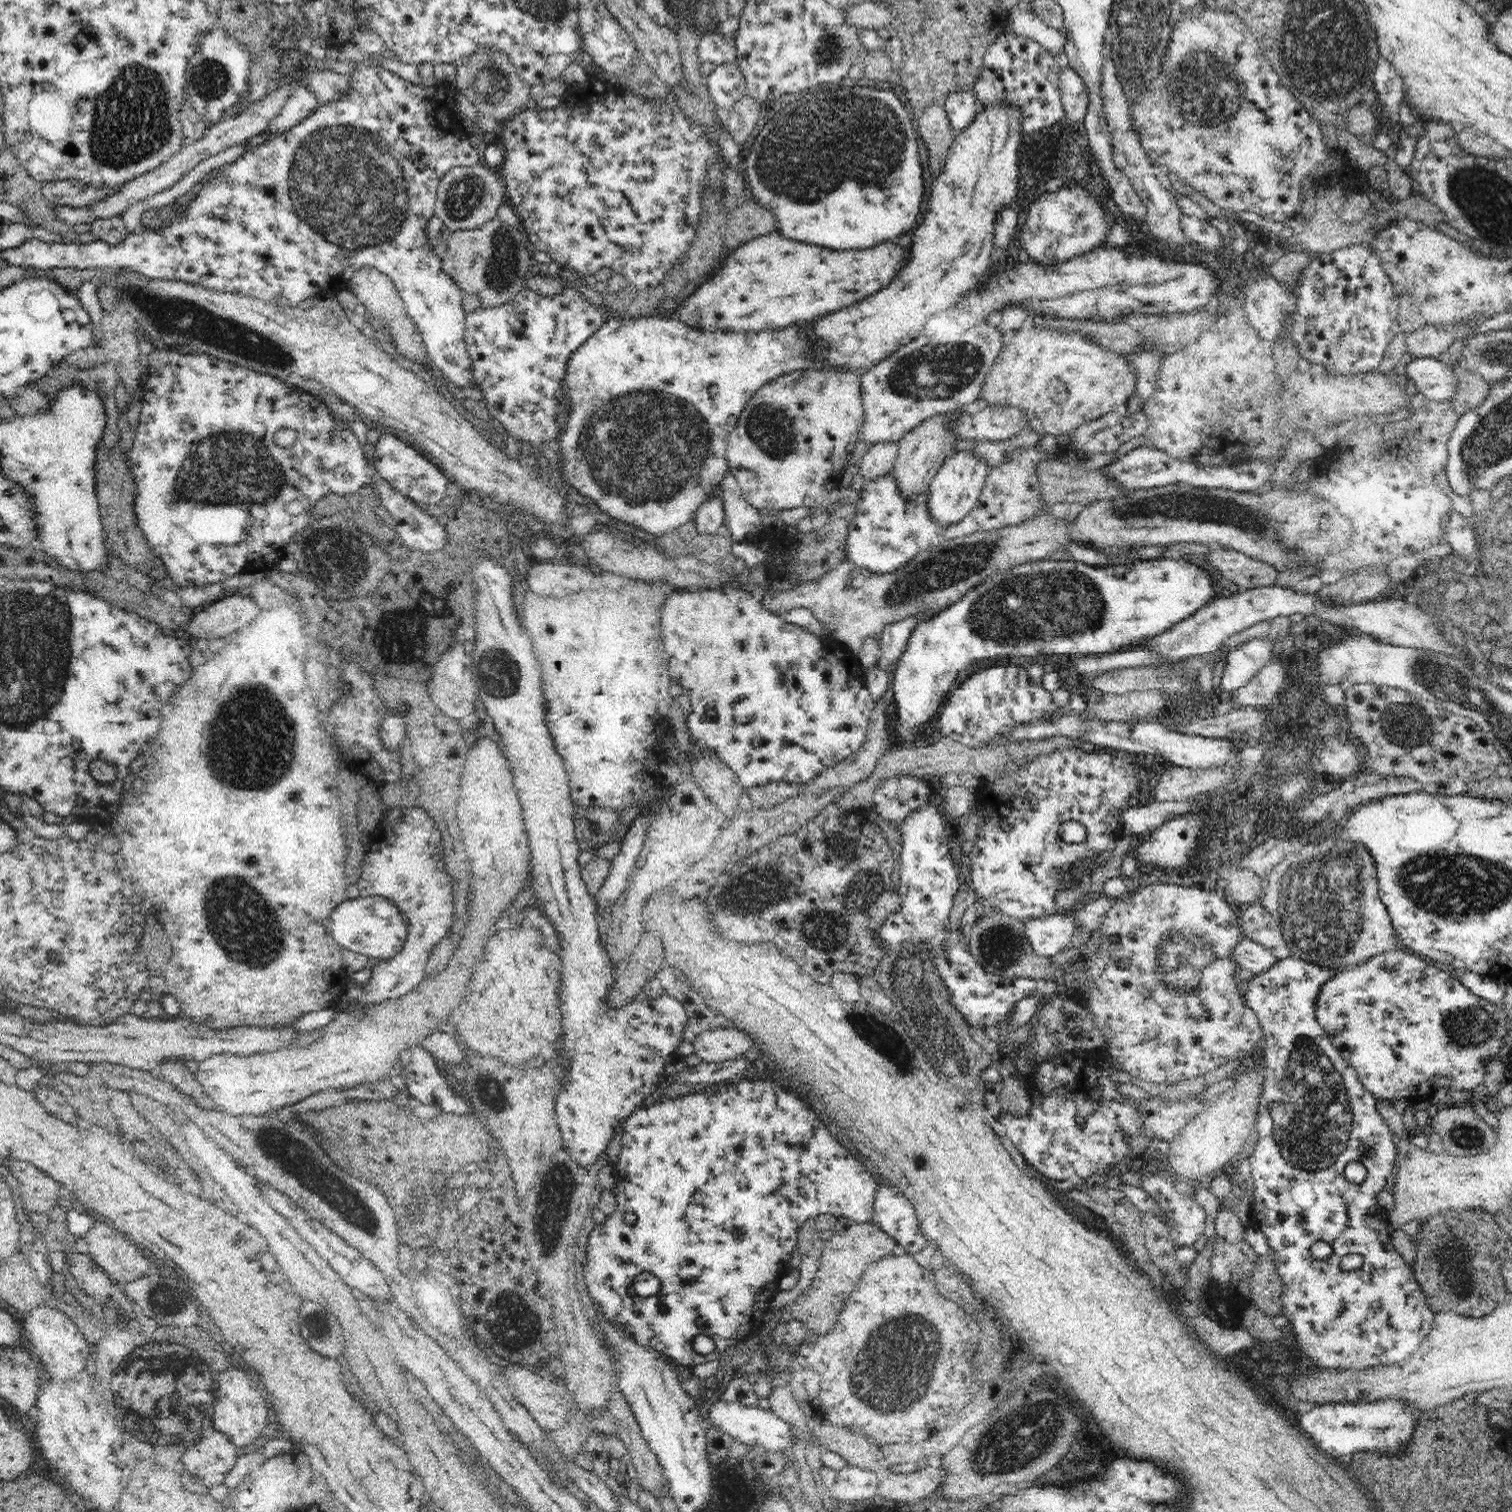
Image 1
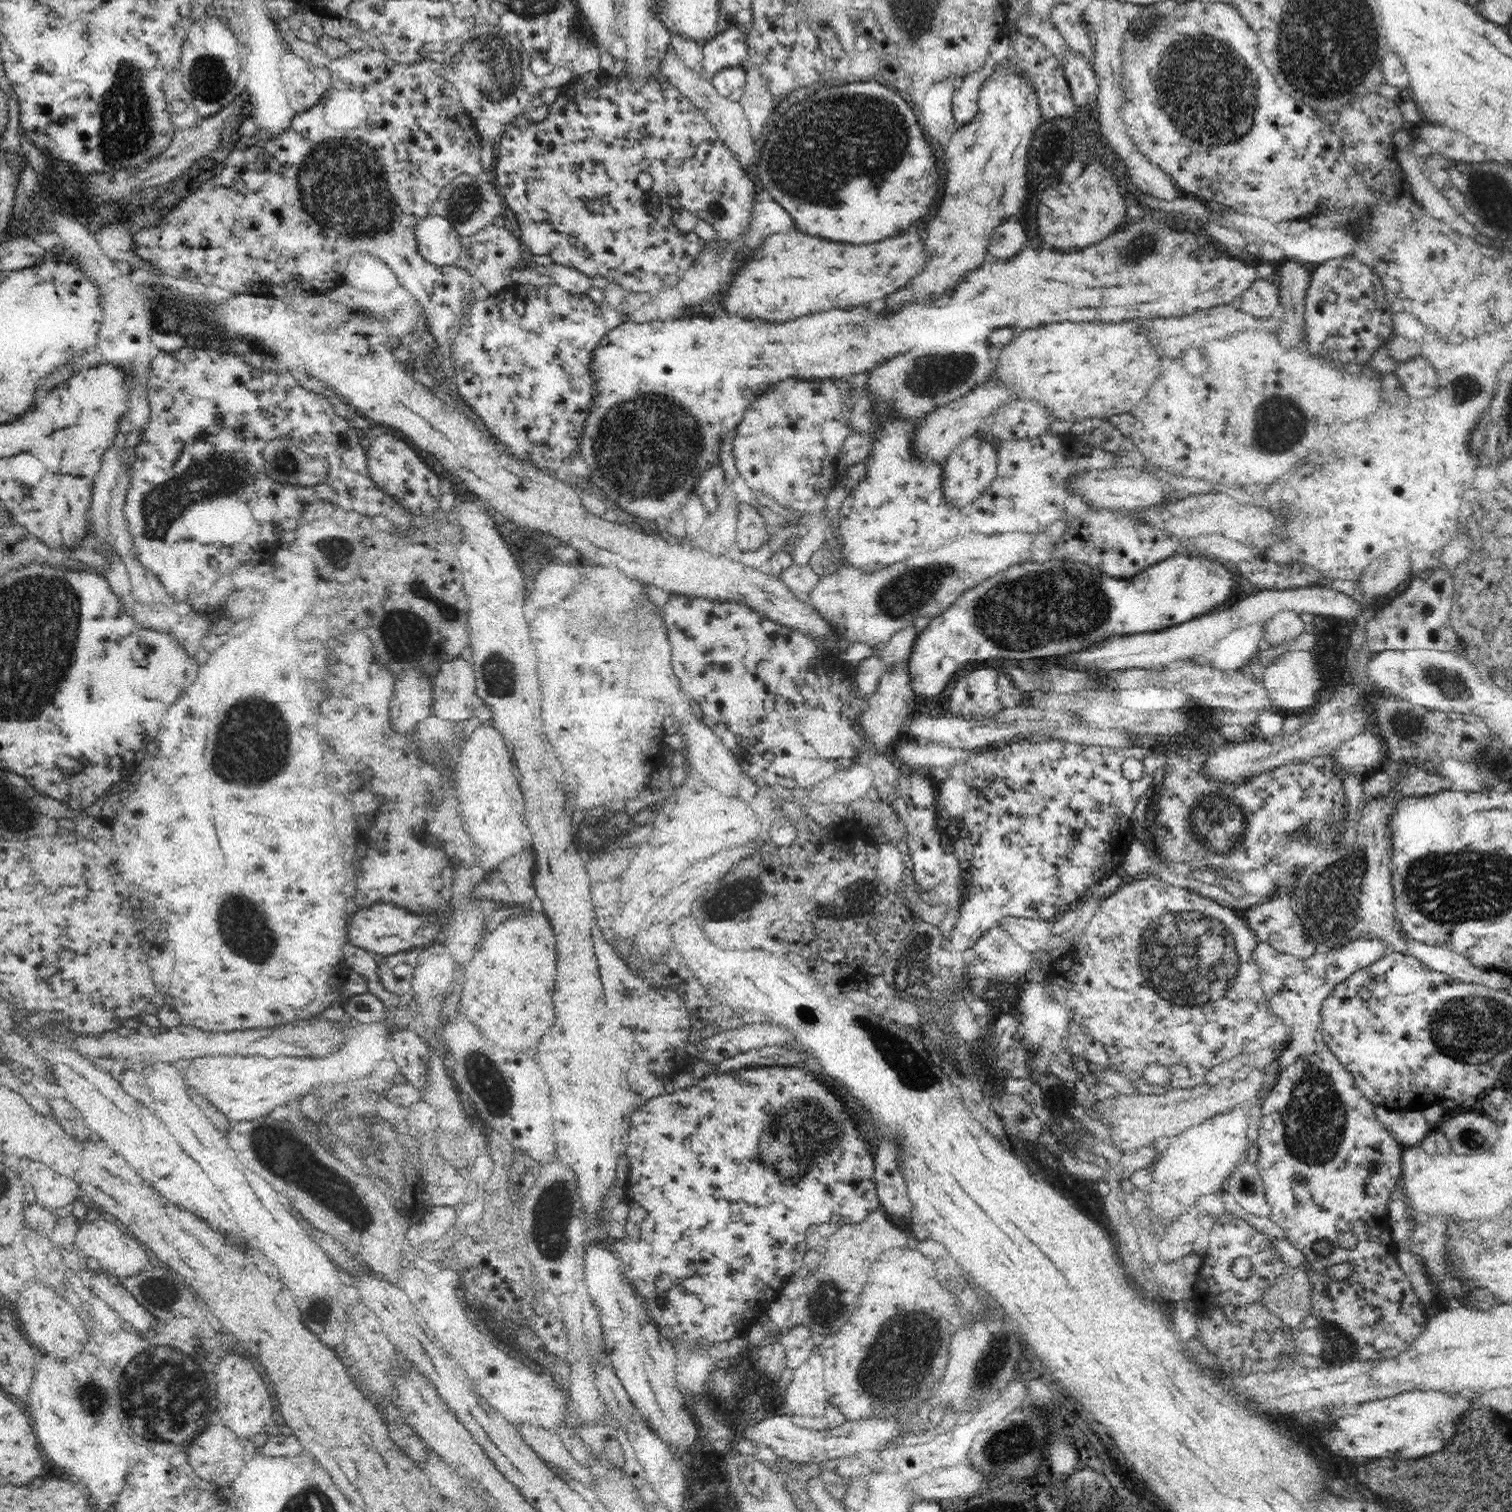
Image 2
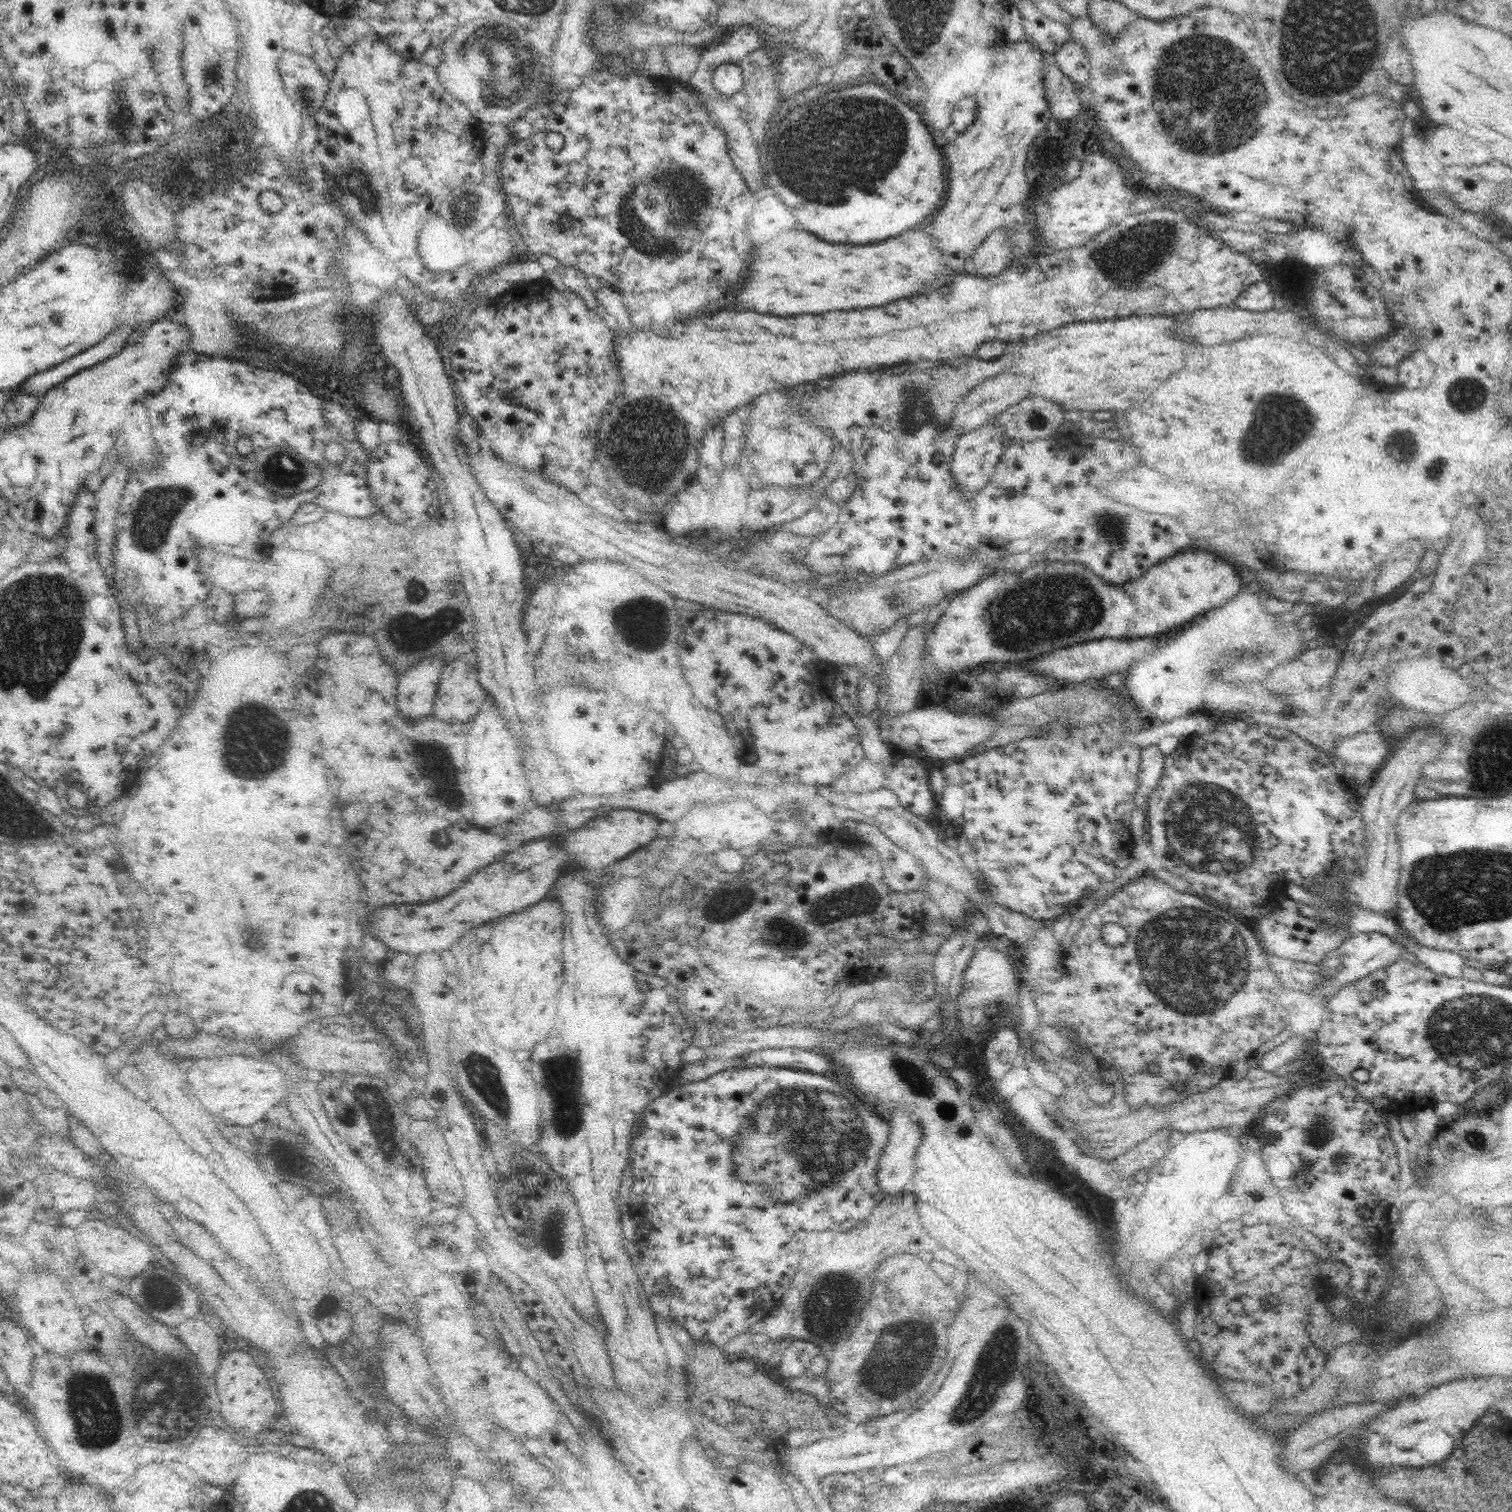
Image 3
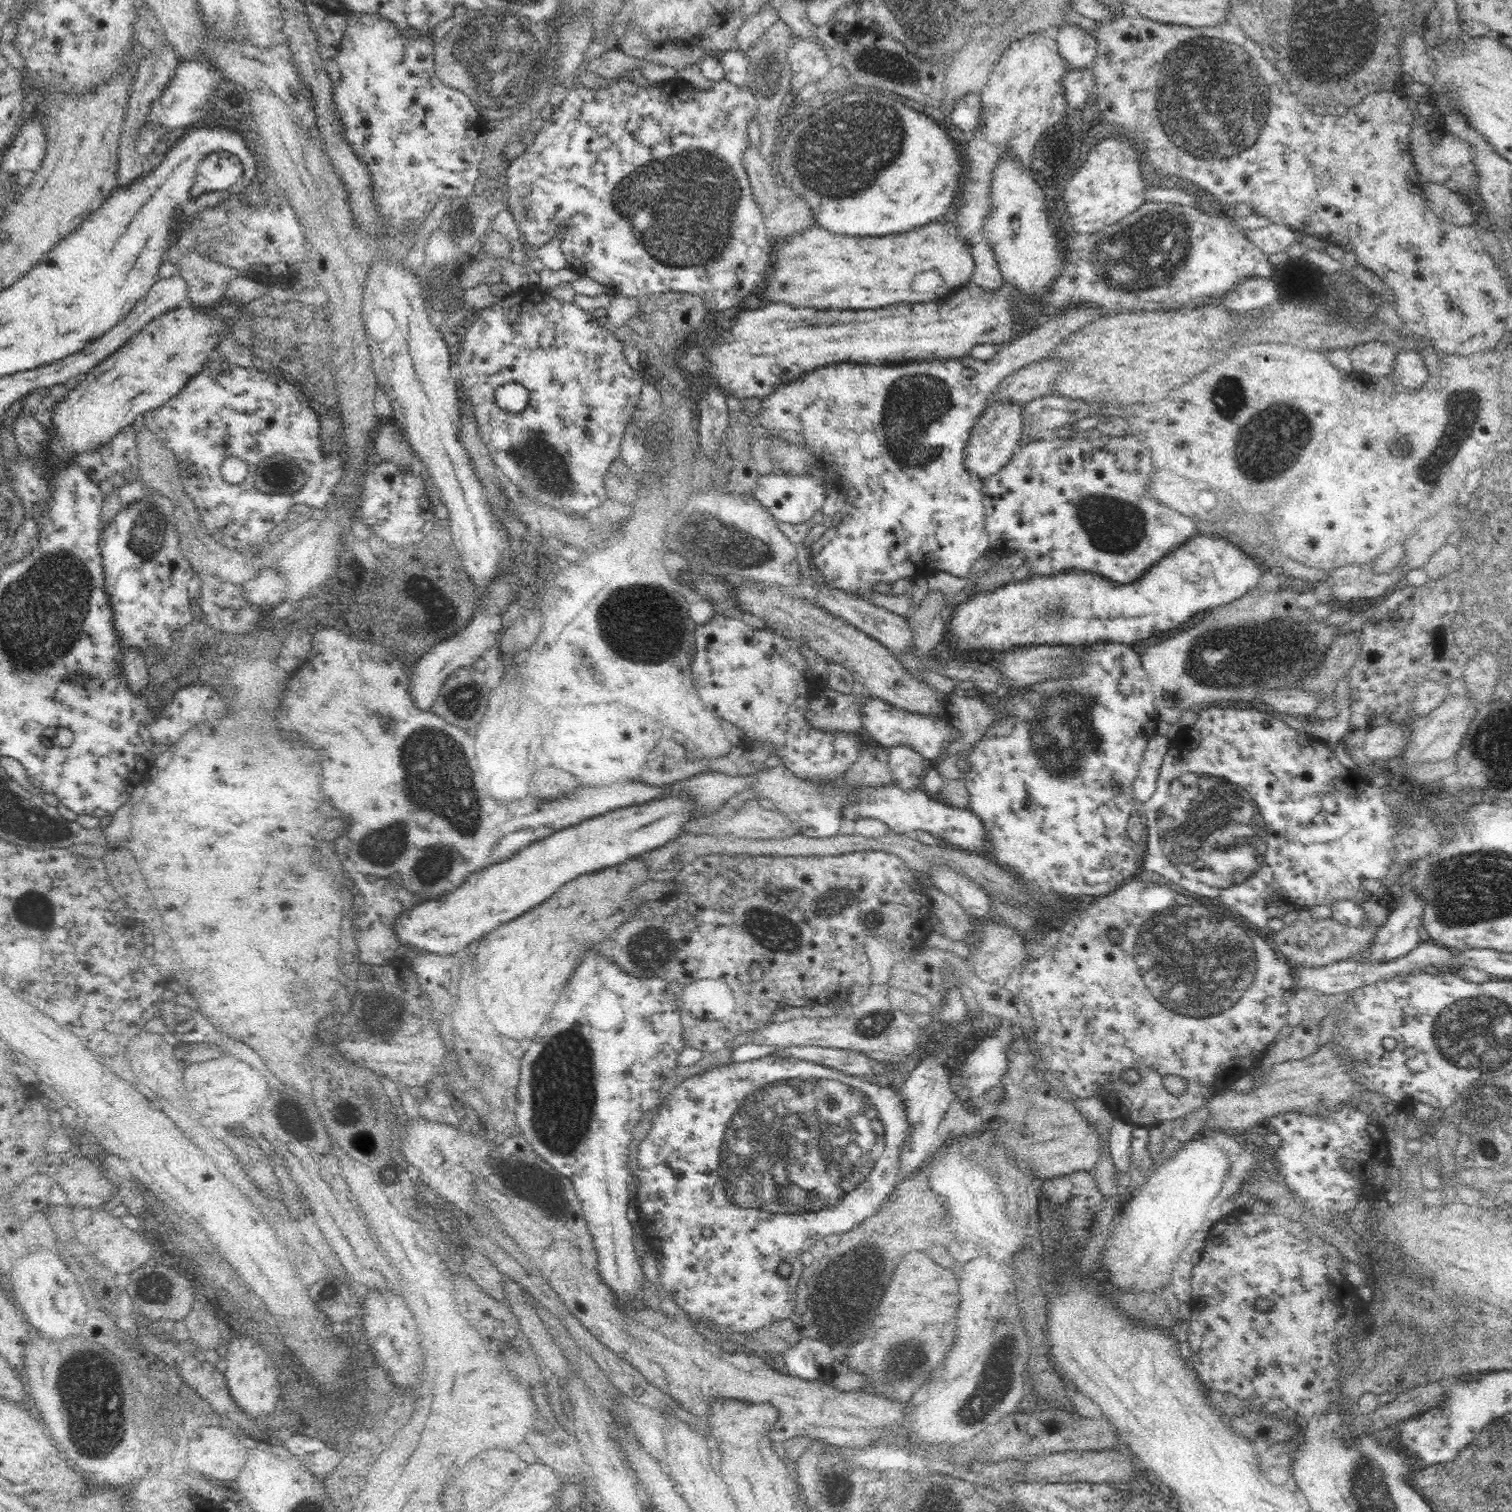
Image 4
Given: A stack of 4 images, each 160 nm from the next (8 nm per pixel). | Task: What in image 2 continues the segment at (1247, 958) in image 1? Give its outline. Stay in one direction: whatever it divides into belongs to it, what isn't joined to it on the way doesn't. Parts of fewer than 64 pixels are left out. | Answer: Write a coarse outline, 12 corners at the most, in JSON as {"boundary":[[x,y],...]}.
{"boundary":[[1266,943],[1258,945],[1255,958],[1272,982],[1301,964],[1293,956],[1279,953]]}

